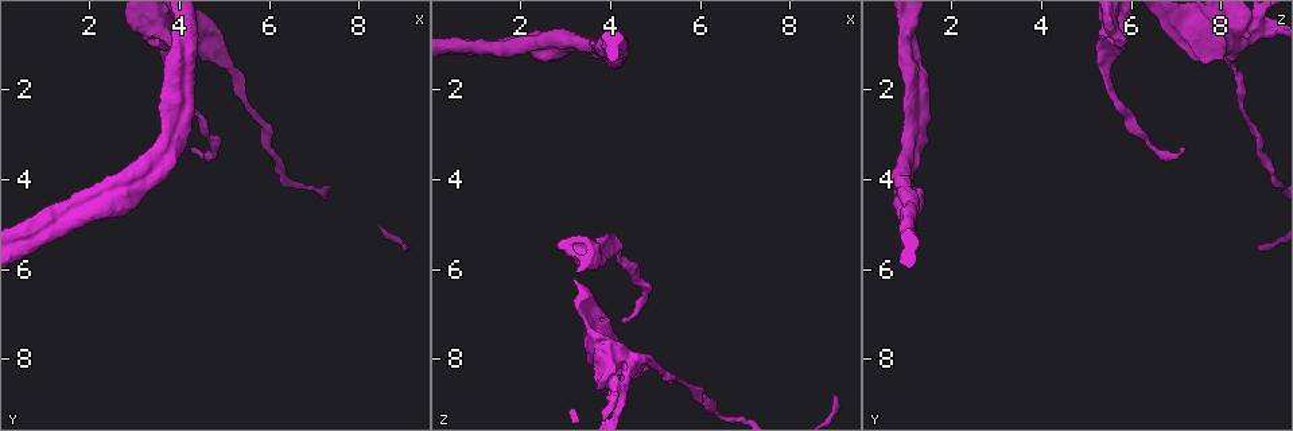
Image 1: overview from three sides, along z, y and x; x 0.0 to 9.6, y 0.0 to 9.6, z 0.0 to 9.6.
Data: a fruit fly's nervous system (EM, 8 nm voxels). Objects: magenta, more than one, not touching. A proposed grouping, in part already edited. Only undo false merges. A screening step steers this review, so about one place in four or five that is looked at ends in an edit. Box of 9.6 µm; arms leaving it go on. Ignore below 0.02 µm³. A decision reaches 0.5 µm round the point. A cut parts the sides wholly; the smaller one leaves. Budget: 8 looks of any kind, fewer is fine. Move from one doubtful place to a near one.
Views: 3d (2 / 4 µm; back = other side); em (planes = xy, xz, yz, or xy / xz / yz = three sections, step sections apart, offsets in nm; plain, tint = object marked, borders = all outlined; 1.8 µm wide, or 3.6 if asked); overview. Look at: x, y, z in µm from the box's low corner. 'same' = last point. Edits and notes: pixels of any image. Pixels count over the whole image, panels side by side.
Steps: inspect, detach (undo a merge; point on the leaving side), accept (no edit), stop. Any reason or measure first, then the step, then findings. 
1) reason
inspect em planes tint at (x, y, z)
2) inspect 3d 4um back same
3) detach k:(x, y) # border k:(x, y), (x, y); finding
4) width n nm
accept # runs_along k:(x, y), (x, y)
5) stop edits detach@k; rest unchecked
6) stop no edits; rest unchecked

inspect em 3.6um xz step 4 borders at (3.65, 0.65, 6.90)

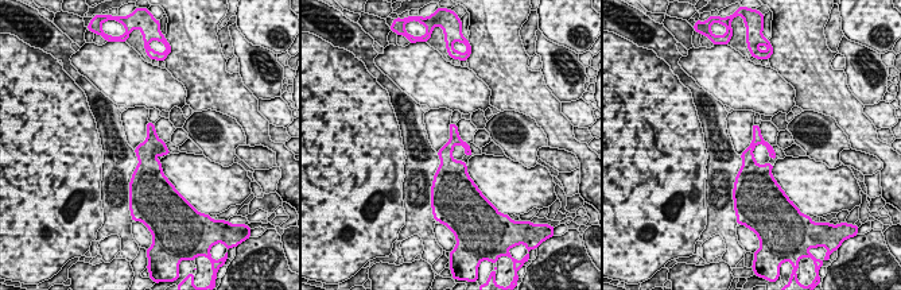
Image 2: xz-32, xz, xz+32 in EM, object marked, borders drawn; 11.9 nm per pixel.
another direction
inspect em 3.6um planes borders same

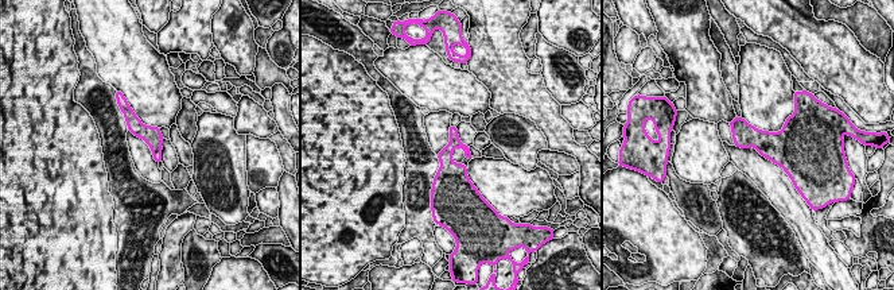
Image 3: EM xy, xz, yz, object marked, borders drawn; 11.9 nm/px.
accept # runs_along 3:(128, 112), (155, 143), (158, 157); continuous, no second cell

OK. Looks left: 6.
touches itself
inspect em planes tint at (3.70, 3.10, 1.15)

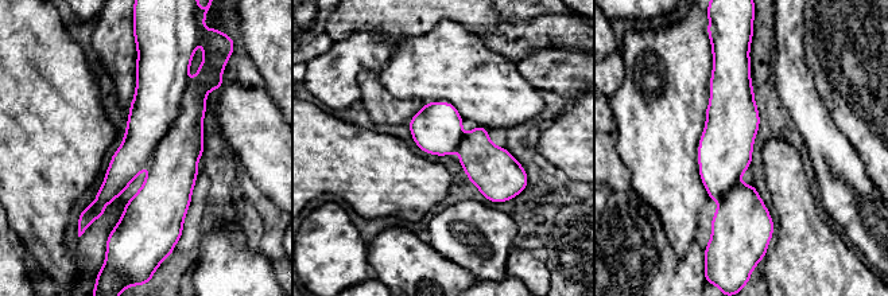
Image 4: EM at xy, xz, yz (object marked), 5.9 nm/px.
width 300 nm
accept # runs_along 4:(739, 67), (732, 194), (752, 229); all the same cell

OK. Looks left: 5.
inspect 3d 4um at (2.15, 4.35, 1.00)

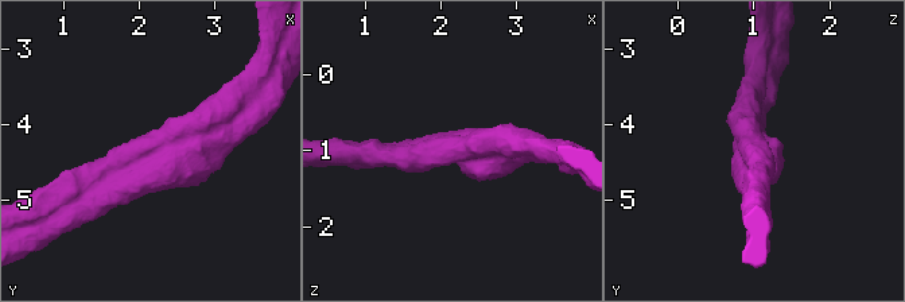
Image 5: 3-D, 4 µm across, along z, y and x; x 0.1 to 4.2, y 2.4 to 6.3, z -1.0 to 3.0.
inspect em 3.6um planes tint at (2.15, 4.35, 1.00)

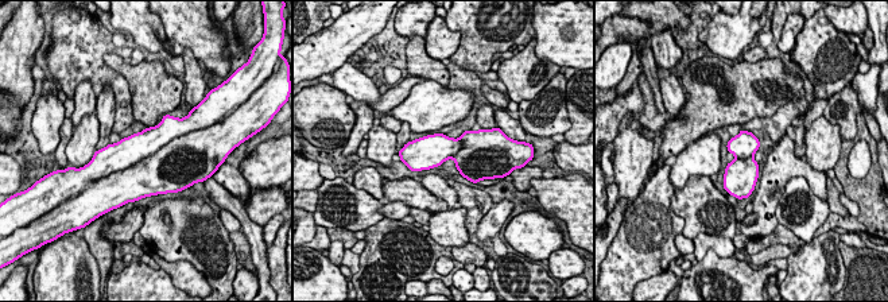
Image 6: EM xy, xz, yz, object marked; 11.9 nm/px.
accept # all the same cell

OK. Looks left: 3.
stop no edits; rest unchecked

